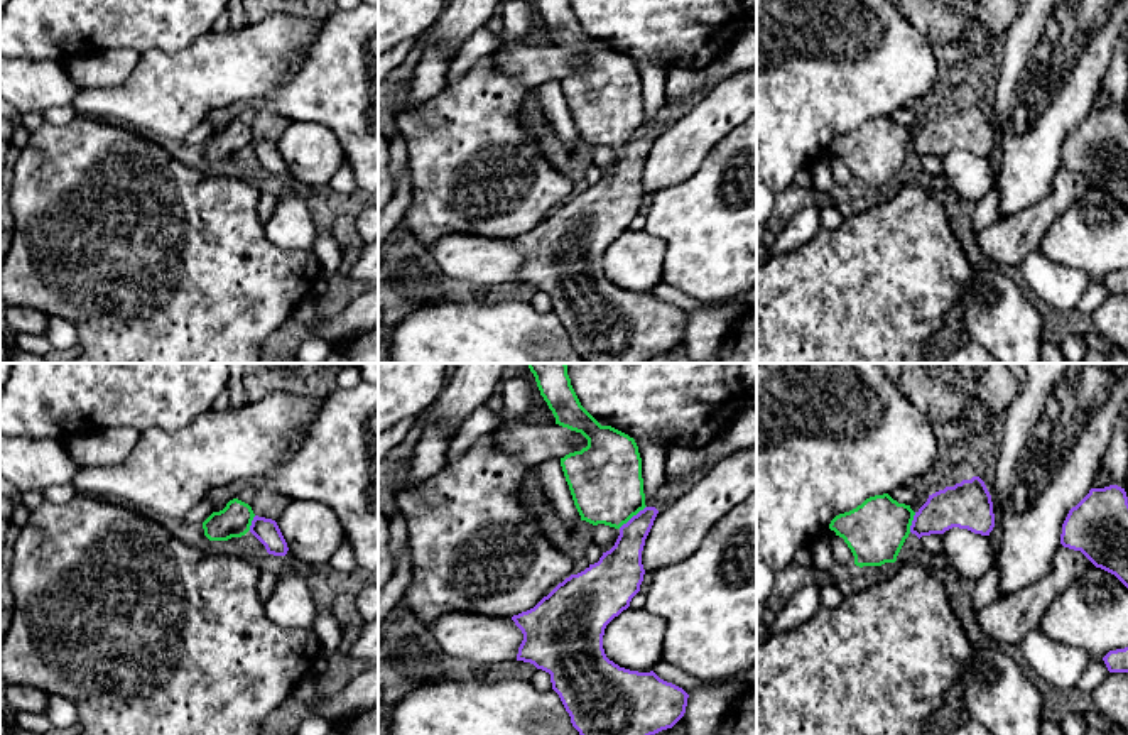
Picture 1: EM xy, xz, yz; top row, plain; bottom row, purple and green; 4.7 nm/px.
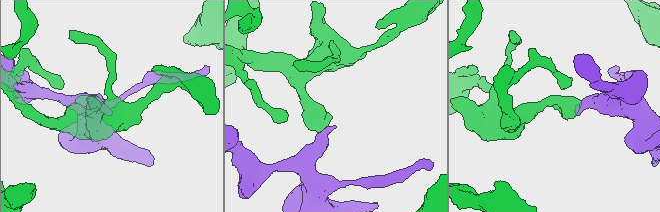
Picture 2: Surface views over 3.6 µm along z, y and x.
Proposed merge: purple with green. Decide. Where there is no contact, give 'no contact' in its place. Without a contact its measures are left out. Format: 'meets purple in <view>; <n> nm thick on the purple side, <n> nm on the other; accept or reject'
meets purple in xz; 200 nm thick on the purple side, 360 nm on the other; accept

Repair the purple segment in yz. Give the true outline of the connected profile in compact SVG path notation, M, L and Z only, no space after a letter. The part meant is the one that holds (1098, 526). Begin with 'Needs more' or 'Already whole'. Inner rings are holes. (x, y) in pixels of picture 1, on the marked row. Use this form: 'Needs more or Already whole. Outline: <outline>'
Already whole. Outline: M1118 485L1091 488L1069 510L1062 524L1060 544L1081 551L1096 568L1114 574L1128 588L1128 497L1125 488Z

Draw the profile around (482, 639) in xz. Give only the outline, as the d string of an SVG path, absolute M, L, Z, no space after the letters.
M442 613L429 625L446 656L468 659L481 667L517 661L523 640L512 617Z

